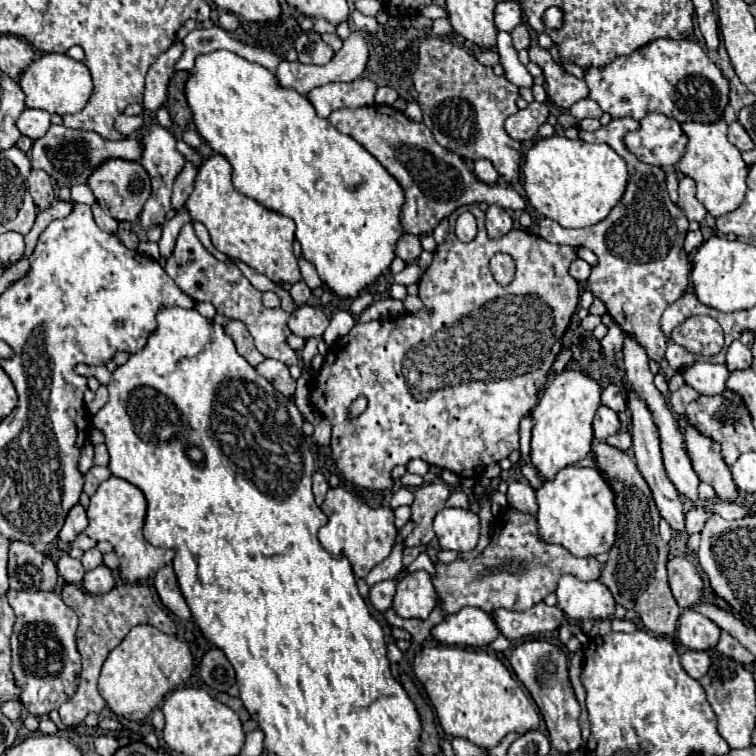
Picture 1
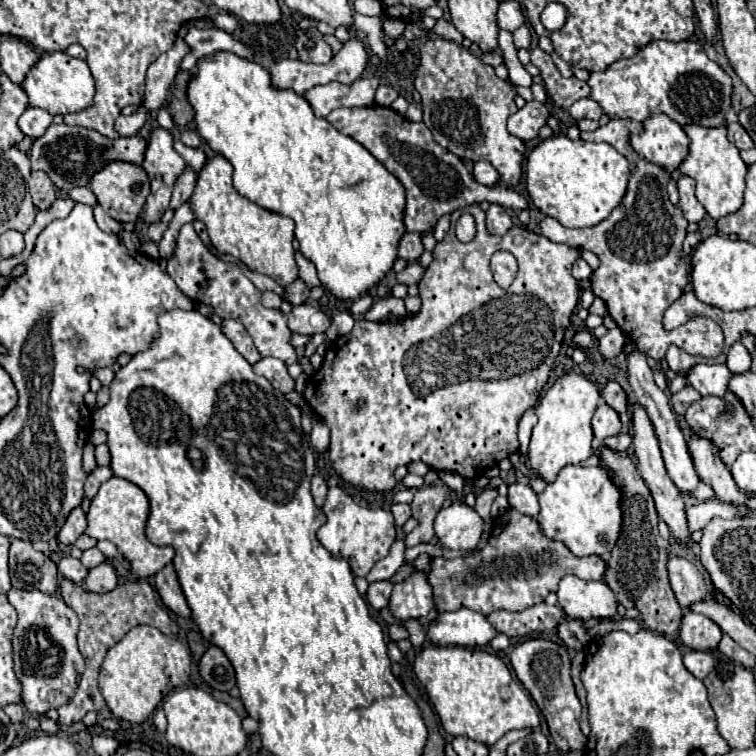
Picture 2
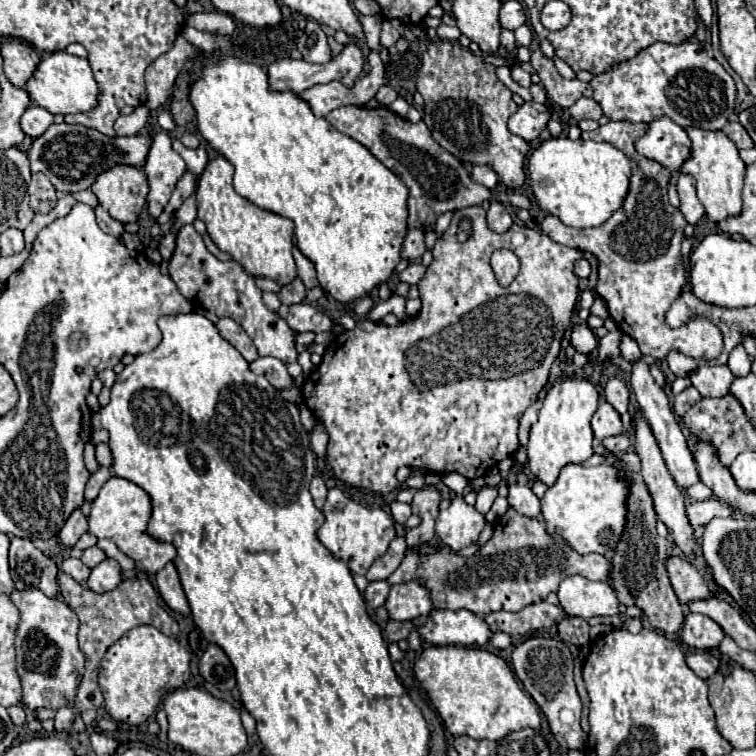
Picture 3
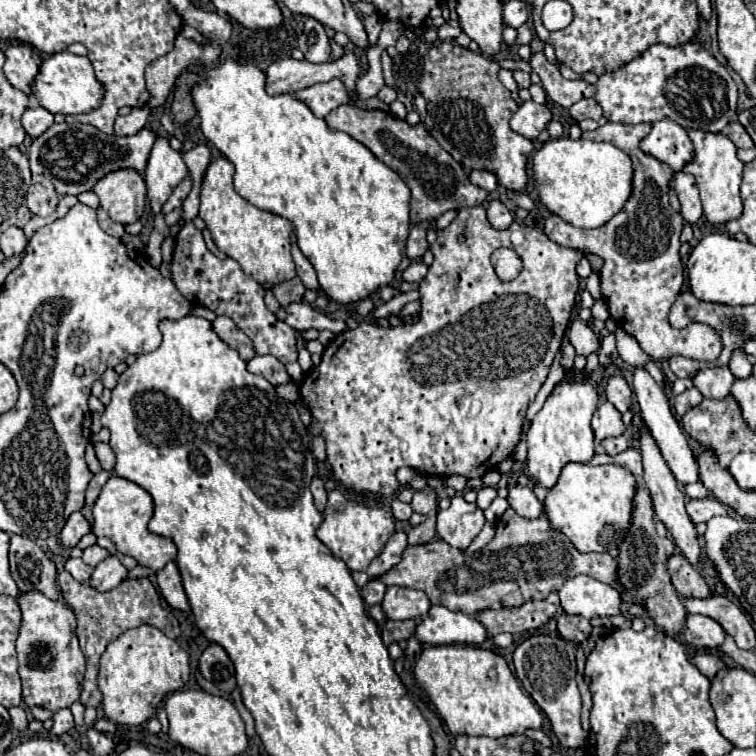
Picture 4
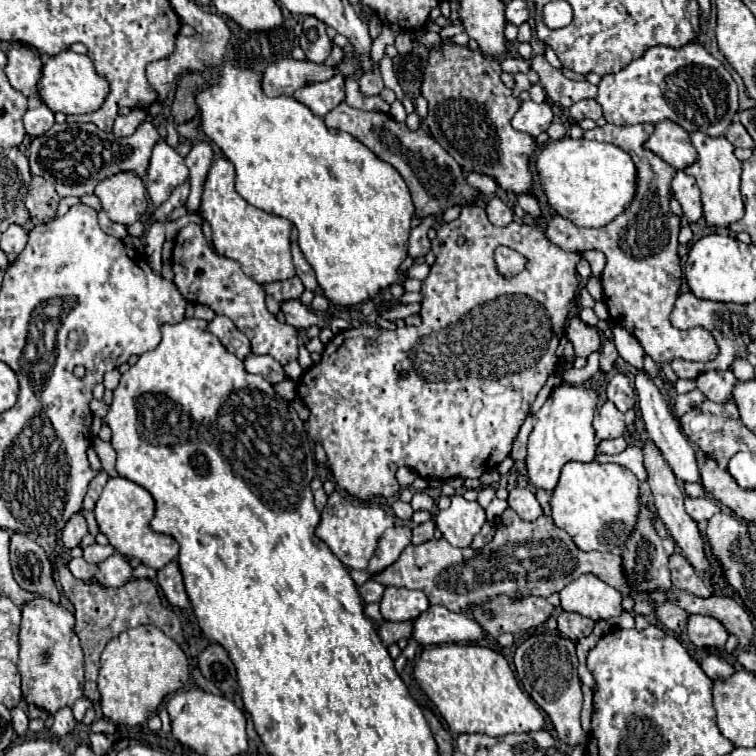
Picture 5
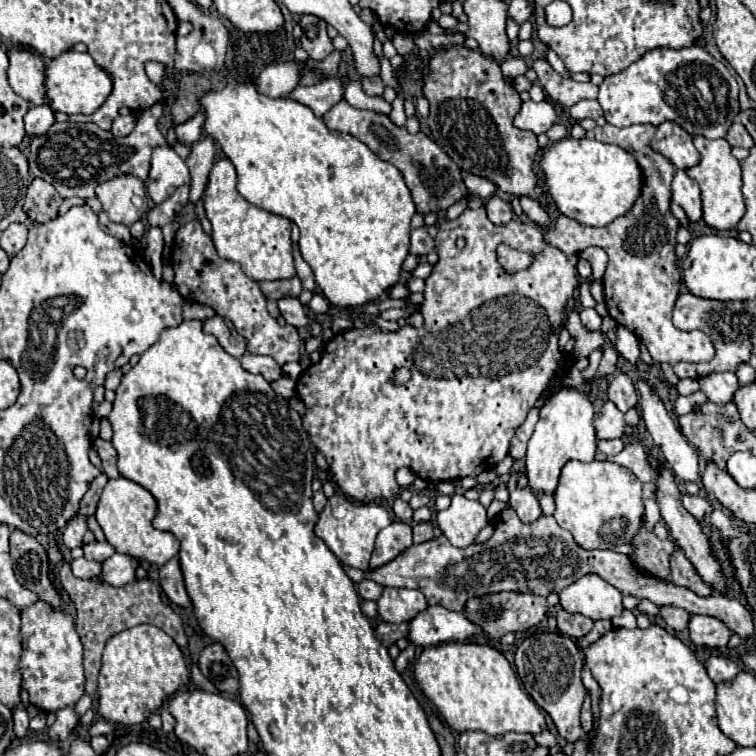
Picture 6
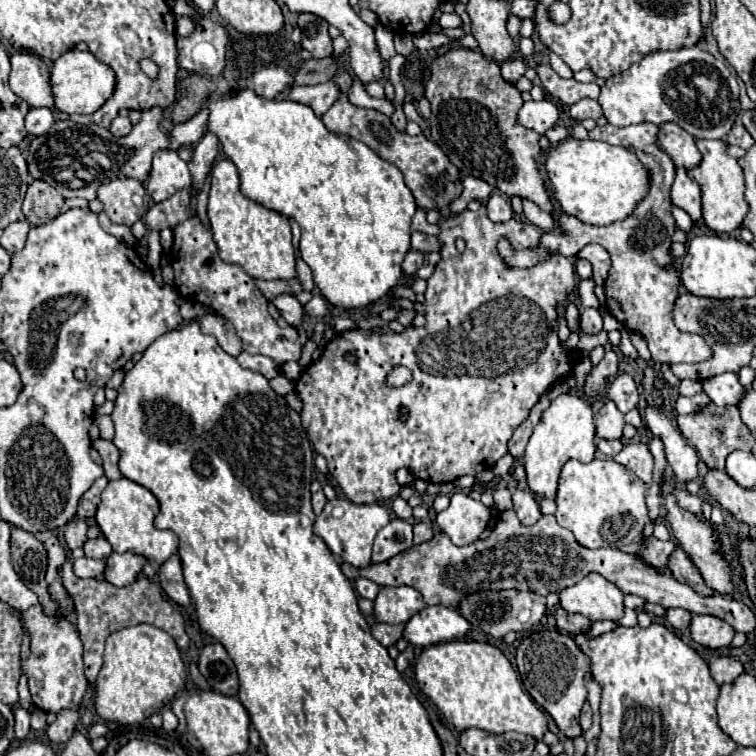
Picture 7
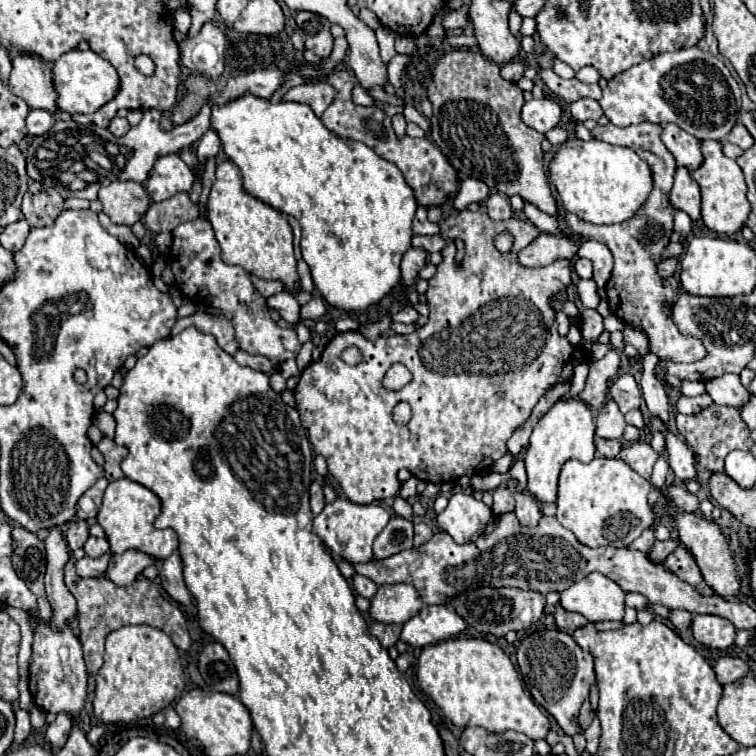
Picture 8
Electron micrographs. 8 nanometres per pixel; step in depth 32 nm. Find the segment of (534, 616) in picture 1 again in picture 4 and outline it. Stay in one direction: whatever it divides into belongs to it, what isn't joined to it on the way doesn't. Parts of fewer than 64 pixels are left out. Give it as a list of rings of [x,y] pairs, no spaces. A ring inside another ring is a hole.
[[[540,600],[540,602],[526,602],[518,610],[506,610],[506,608],[486,610],[480,612],[478,616],[492,636],[500,632],[524,634],[528,630],[538,630],[546,626],[552,618],[558,616],[558,608],[546,600]]]

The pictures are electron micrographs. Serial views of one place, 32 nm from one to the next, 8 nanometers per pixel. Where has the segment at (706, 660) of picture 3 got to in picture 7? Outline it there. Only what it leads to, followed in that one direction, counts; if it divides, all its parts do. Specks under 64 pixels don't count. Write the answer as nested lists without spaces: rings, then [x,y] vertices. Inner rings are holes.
[[[726,656],[712,658],[712,660],[708,662],[708,668],[710,668],[710,674],[712,674],[712,678],[716,680],[716,684],[732,682],[732,680],[736,680],[736,678],[744,672],[742,662],[734,660],[734,658],[726,658]]]

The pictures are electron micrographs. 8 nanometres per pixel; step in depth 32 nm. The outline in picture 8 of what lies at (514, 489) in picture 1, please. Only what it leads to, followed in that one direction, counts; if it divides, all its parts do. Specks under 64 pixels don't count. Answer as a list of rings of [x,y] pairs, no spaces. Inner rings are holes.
[[[516,492],[514,500],[516,500],[514,512],[516,512],[520,524],[524,524],[524,526],[536,526],[538,520],[542,518],[542,512],[540,512],[538,502],[534,500],[534,496],[528,494],[528,492]]]

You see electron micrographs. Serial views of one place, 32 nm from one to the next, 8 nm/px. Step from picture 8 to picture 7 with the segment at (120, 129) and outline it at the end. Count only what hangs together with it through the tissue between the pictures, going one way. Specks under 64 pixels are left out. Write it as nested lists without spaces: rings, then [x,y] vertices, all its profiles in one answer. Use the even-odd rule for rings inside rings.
[[[118,116],[112,120],[112,126],[110,126],[110,132],[114,136],[126,136],[128,132],[132,130],[132,122],[128,116]]]

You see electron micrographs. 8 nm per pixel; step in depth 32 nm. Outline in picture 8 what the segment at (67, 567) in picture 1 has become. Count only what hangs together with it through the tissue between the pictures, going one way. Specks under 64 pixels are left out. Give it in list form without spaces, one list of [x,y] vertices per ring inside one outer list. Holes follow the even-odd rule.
[[[112,552],[100,556],[100,558],[84,556],[82,560],[76,560],[76,574],[82,578],[100,578],[106,574],[110,558],[112,558]]]

